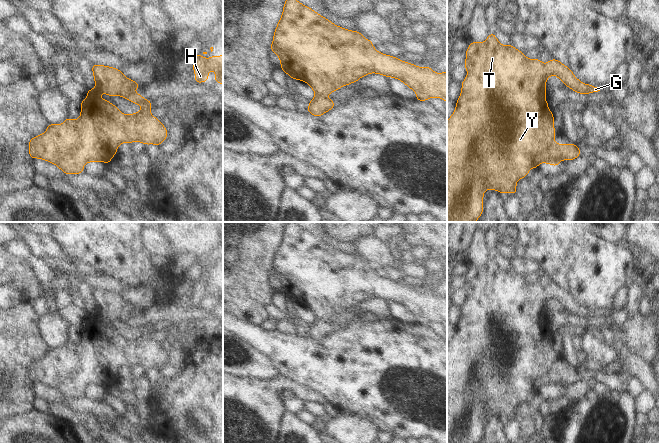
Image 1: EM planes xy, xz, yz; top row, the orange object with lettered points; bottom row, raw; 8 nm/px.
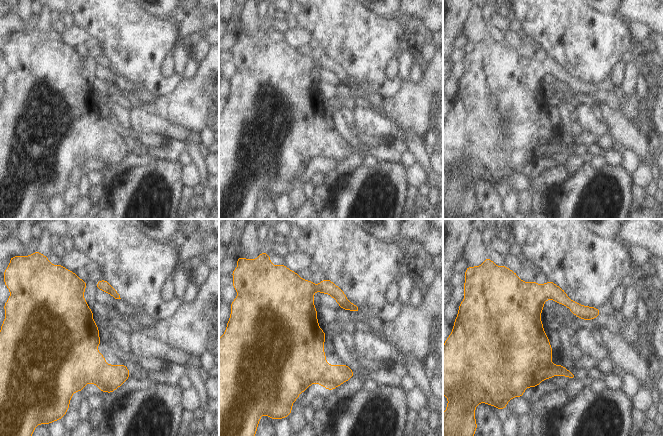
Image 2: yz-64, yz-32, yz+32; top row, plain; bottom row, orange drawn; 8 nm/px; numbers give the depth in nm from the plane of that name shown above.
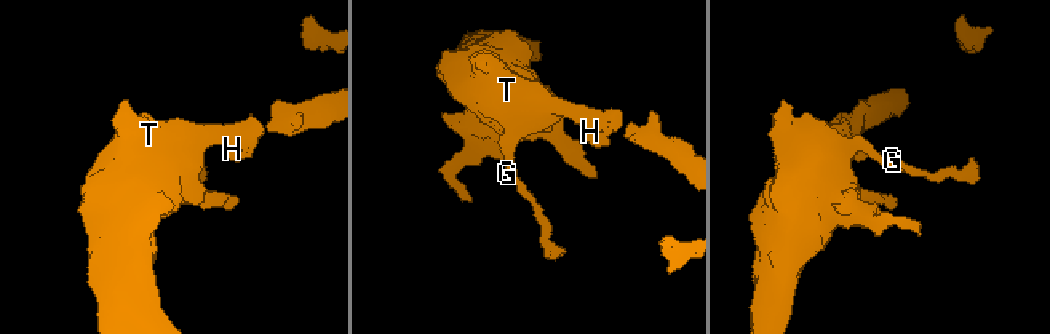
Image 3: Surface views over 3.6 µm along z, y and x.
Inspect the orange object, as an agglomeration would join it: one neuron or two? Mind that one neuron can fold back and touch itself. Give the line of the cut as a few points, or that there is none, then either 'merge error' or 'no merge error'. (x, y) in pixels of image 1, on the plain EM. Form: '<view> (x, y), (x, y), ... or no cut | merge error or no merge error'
no cut | no merge error

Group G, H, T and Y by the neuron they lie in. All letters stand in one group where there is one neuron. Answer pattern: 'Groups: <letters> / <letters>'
Groups: G H T Y

